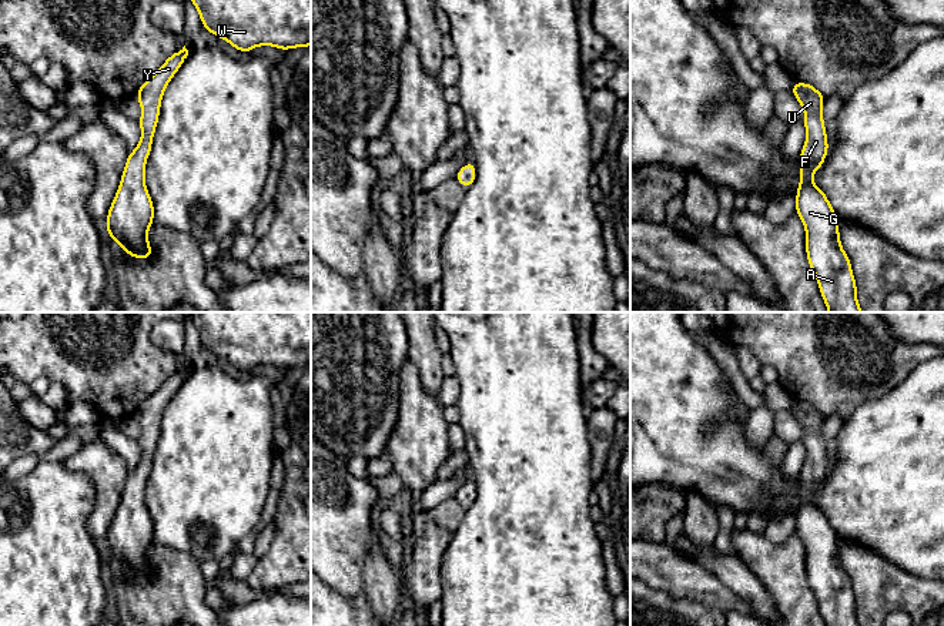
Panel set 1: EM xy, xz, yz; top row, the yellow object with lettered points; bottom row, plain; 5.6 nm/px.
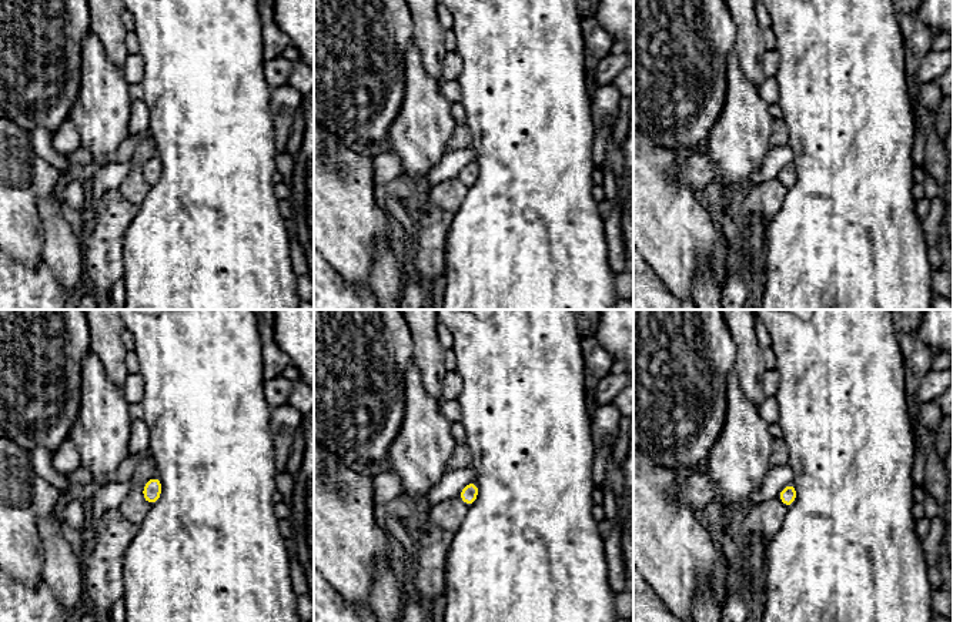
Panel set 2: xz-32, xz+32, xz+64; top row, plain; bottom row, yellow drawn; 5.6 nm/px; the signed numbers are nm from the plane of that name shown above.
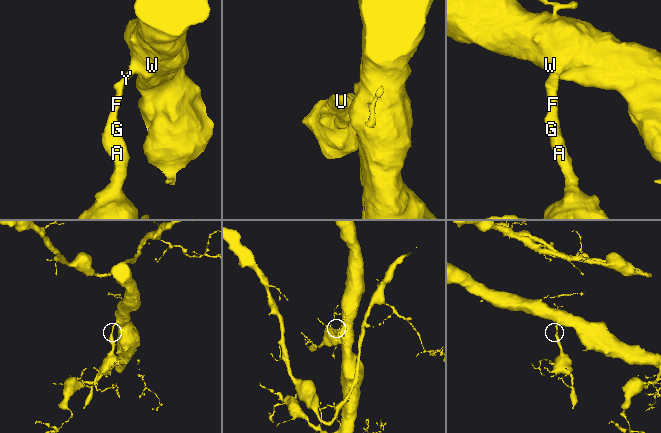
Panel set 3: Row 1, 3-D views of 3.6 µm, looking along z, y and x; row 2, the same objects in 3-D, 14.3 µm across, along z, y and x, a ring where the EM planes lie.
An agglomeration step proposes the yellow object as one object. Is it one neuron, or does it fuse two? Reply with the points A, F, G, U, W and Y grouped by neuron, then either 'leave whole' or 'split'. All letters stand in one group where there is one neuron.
A F G U W Y; leave whole

